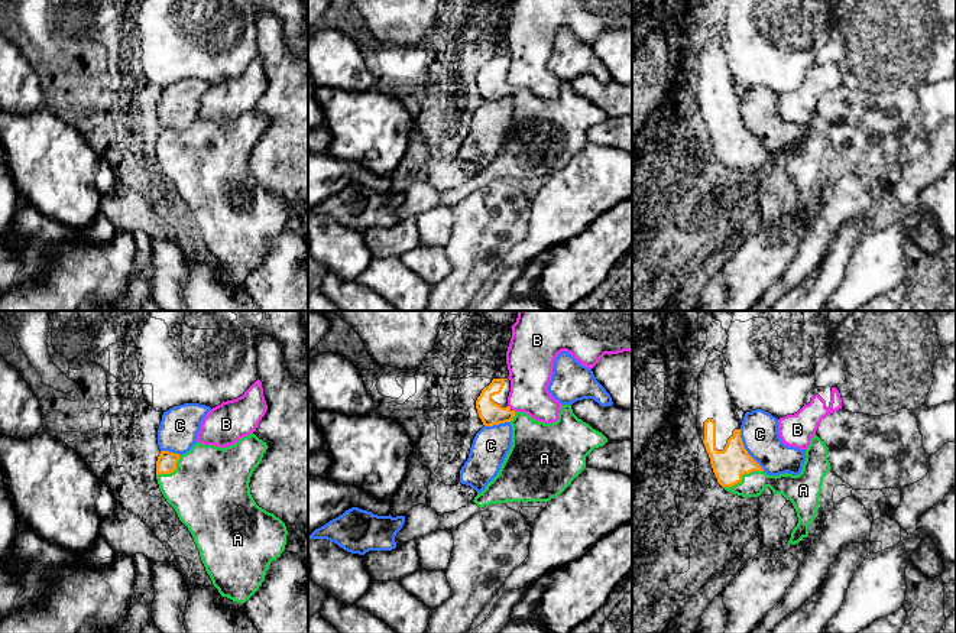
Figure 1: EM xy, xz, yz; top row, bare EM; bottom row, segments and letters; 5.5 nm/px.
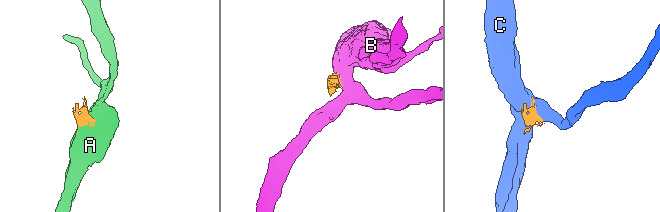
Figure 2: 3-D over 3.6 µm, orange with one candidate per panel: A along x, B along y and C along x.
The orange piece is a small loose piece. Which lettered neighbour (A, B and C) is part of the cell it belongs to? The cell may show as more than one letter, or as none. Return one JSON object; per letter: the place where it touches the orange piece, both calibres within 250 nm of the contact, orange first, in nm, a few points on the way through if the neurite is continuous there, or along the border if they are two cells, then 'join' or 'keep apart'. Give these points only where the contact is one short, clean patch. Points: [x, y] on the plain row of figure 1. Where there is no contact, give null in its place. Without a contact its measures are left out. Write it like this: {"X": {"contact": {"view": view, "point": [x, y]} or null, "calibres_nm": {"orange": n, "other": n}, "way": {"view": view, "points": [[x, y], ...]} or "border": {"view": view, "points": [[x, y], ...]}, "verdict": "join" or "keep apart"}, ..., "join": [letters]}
{"A": {"contact": {"view": "yz", "point": [741, 153]}, "calibres_nm": {"orange": 180, "other": 140}, "verdict": "join"}, "B": {"contact": {"view": "xz", "point": [512, 87]}, "calibres_nm": {"orange": 130, "other": 240}, "border": {"view": "xz", "points": [[508, 81], [515, 87]]}, "verdict": "keep apart"}, "C": {"contact": {"view": "yz", "point": [745, 126]}, "calibres_nm": {"orange": 180, "other": 200}, "border": {"view": "yz", "points": [[739, 106], [744, 125], [764, 146]]}, "verdict": "keep apart"}, "join": ["A"]}

